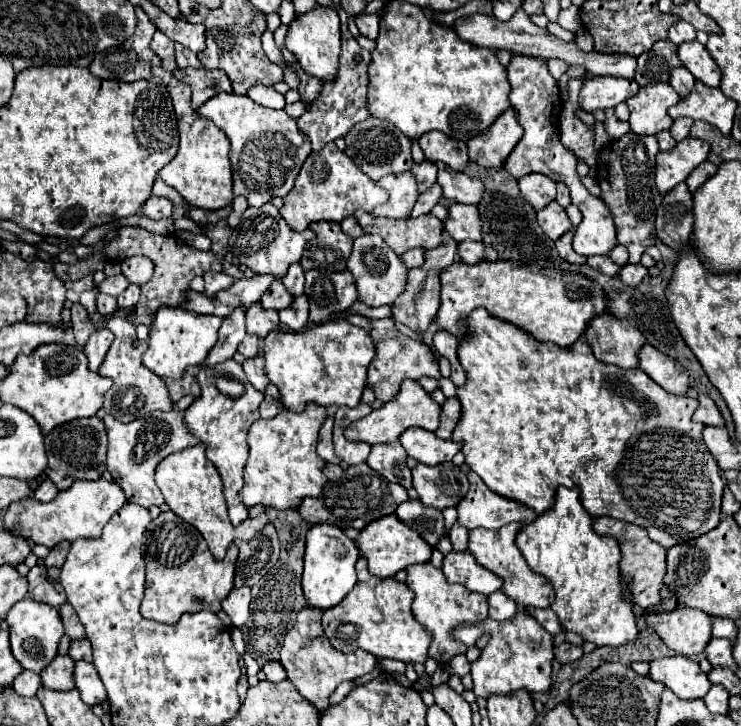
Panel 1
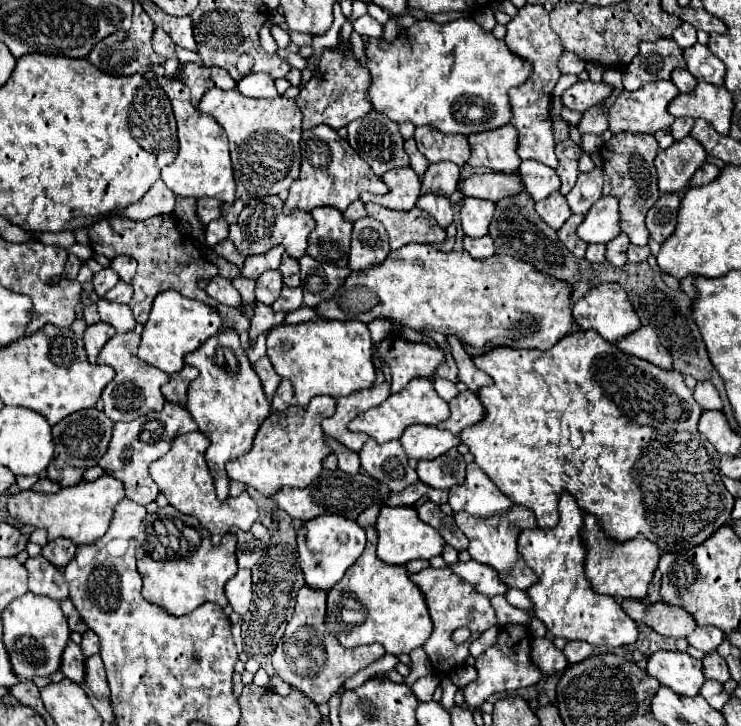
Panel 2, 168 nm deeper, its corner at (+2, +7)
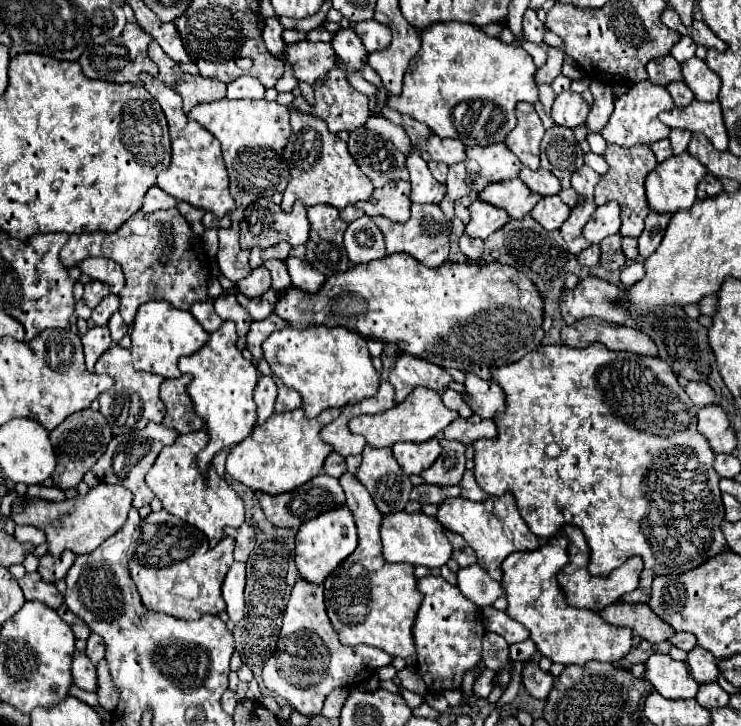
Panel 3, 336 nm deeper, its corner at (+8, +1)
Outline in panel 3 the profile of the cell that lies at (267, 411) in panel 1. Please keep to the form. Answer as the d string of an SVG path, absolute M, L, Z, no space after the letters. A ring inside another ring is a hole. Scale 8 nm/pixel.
M278 383L278 399L276 399L276 413L282 413L282 411L292 411L292 409L298 409L302 405L302 399L298 397L298 393L294 393L292 389L288 389L286 385Z

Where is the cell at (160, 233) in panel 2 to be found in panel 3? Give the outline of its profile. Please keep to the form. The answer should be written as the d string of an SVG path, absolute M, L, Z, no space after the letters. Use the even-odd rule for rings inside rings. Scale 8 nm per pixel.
M178 209L158 213L138 211L118 231L104 233L102 239L92 233L70 235L68 243L62 247L60 257L66 267L74 267L78 261L88 257L106 257L122 265L126 285L120 291L118 311L130 327L134 325L138 307L152 299L164 299L178 309L190 309L198 301L208 301L208 259L202 249L202 241L192 233Z

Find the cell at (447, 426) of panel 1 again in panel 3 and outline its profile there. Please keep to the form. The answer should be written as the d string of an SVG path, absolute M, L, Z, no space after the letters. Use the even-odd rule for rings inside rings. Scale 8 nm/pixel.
M472 415L468 419L458 417L456 421L450 423L450 427L444 429L444 437L470 445L482 437L496 437L496 425L492 419L484 419L478 415Z

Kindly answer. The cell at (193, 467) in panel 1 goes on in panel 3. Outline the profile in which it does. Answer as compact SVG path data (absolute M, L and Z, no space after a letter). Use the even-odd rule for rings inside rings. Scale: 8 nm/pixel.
M204 429L180 435L174 445L162 449L156 463L146 473L146 483L154 491L154 495L162 501L162 505L168 513L172 513L172 515L188 521L190 525L198 527L200 531L204 531L210 541L210 547L214 547L222 539L224 527L238 529L244 523L244 503L236 495L236 491L222 477L216 475L214 469L210 469L208 477L202 477L198 473L196 455L206 445L208 445L208 437L206 437Z

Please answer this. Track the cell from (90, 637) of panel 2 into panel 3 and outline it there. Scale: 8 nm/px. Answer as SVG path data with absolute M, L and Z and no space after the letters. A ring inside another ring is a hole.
M90 633L88 645L86 645L86 657L96 665L104 657L104 641L96 633Z

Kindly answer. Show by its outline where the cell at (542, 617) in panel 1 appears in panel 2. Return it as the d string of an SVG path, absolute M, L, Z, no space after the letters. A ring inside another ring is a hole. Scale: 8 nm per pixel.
M510 589L506 593L506 599L508 599L510 605L514 605L514 607L518 607L522 611L528 611L530 613L530 609L532 609L532 603L528 601L528 595L524 591L520 591L520 589Z

